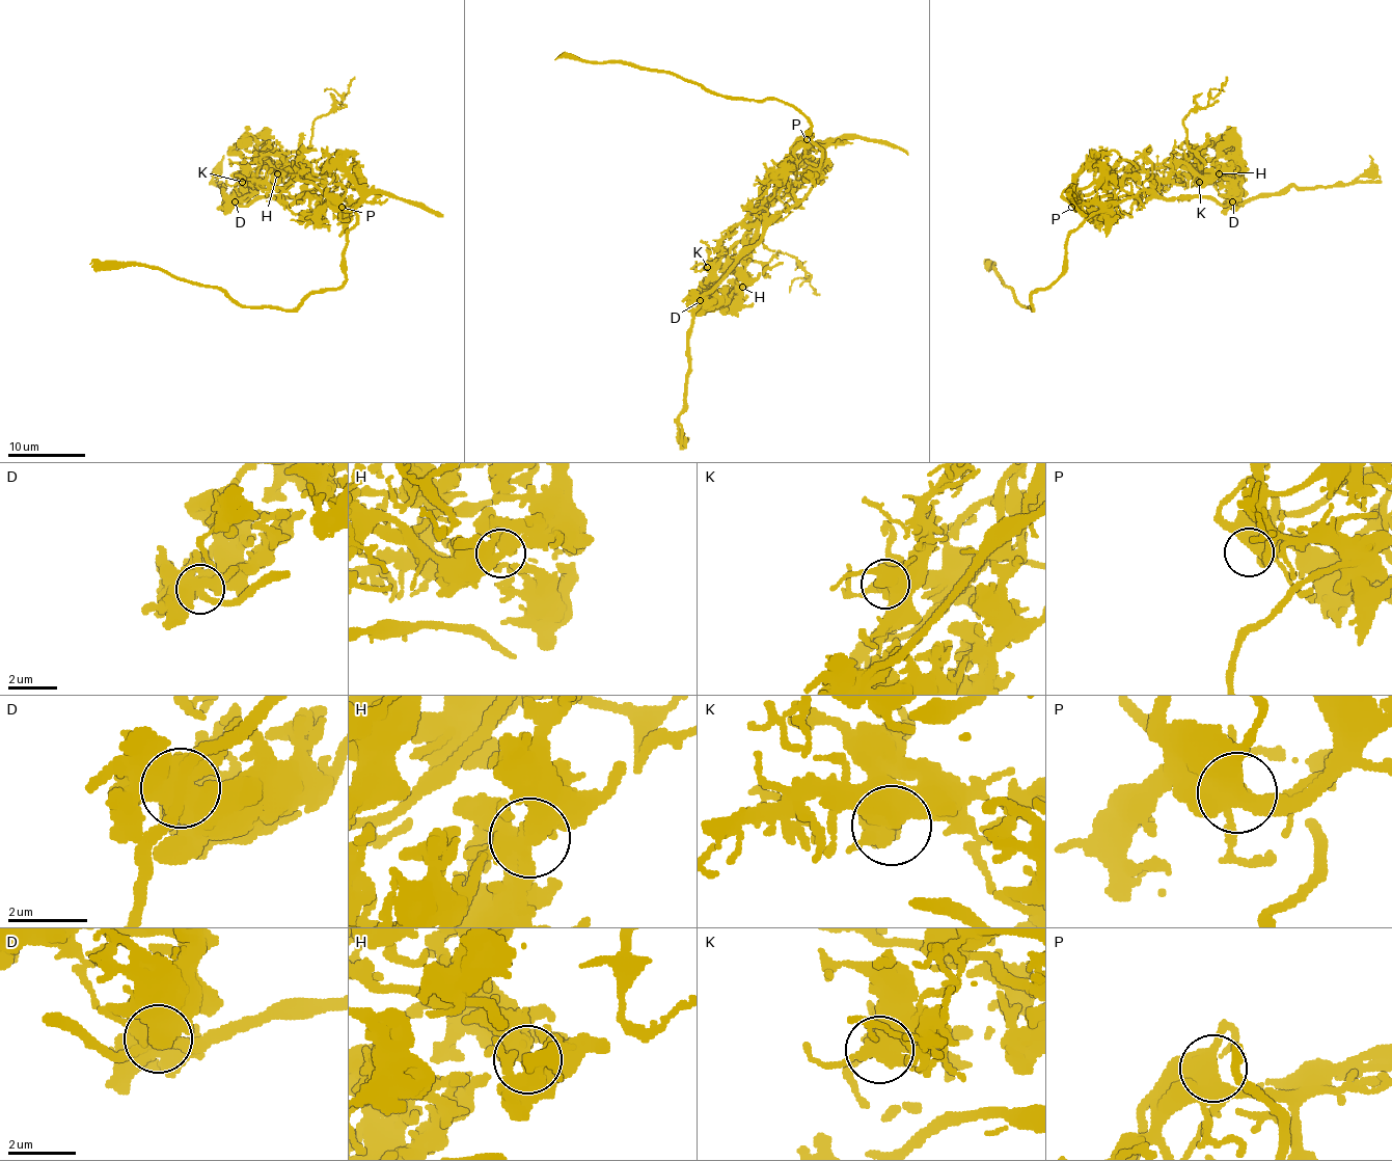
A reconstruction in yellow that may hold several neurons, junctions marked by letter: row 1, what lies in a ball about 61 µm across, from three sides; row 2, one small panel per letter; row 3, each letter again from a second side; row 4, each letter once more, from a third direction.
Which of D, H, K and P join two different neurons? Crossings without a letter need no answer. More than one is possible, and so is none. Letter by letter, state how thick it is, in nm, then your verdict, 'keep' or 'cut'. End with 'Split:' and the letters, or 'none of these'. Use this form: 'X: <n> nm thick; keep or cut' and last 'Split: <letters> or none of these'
D: 650 nm thick; cut
H: 460 nm thick; cut
K: 500 nm thick; keep
P: 420 nm thick; keep
Split: D, H

